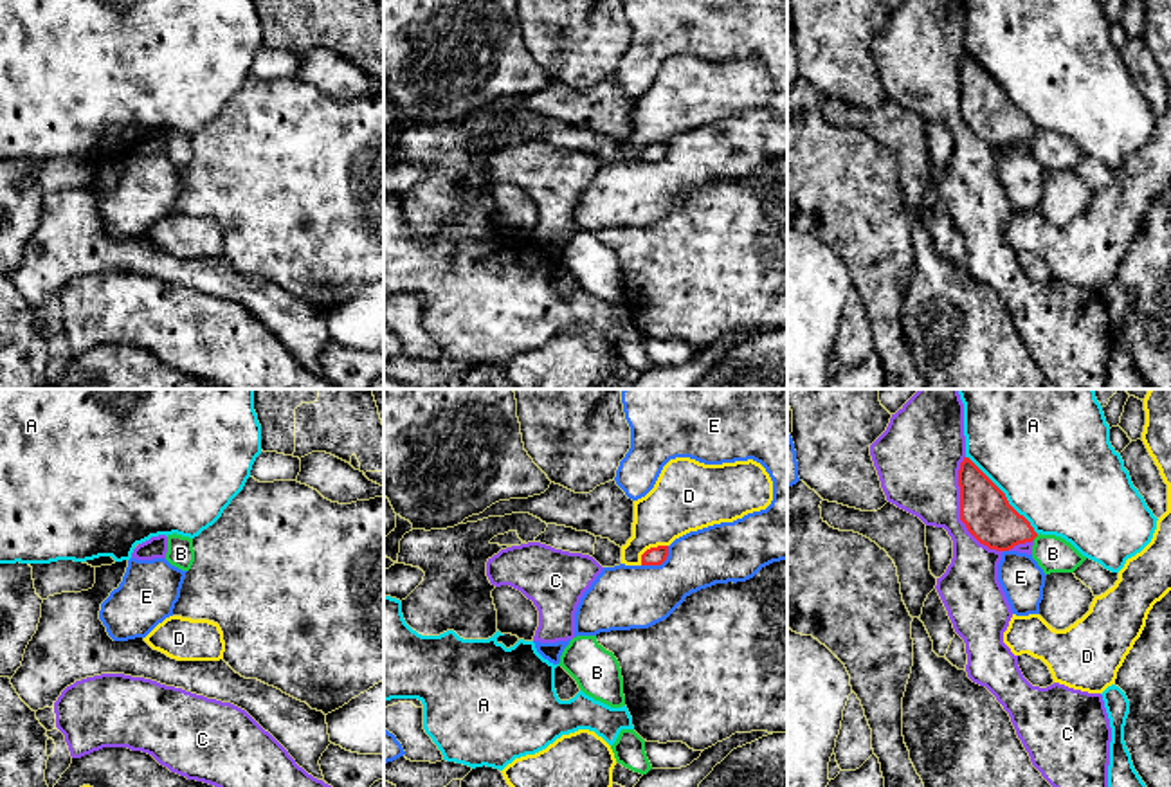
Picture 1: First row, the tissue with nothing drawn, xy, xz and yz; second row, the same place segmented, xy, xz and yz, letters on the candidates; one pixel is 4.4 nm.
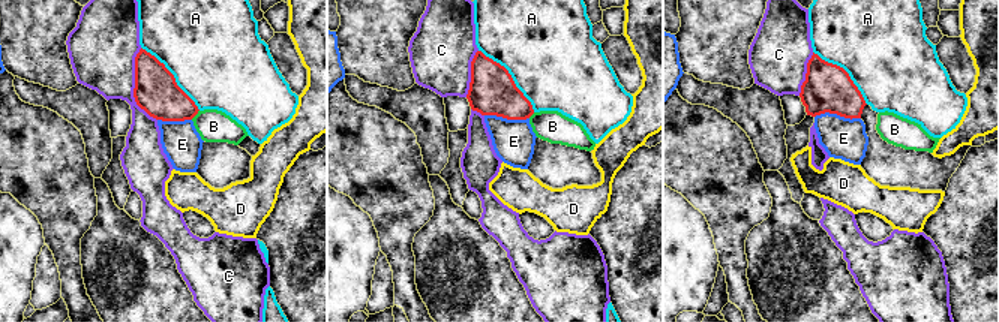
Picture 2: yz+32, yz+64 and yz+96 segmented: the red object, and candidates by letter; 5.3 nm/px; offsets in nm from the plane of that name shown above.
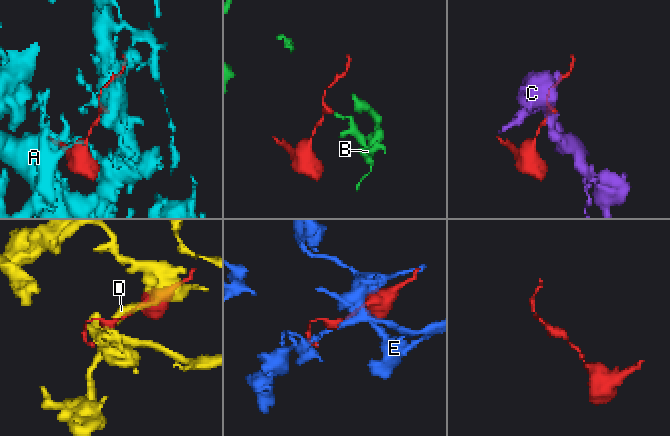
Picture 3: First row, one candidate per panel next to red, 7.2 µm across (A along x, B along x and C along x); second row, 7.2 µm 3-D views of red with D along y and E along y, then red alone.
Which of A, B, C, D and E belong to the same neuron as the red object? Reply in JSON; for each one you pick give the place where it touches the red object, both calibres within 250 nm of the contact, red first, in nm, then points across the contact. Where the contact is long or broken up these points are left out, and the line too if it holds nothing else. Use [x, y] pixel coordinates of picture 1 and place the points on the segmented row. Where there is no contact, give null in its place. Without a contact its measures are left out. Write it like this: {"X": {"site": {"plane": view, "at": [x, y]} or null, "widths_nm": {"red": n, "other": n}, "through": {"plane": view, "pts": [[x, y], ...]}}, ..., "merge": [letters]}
{"merge": []}

